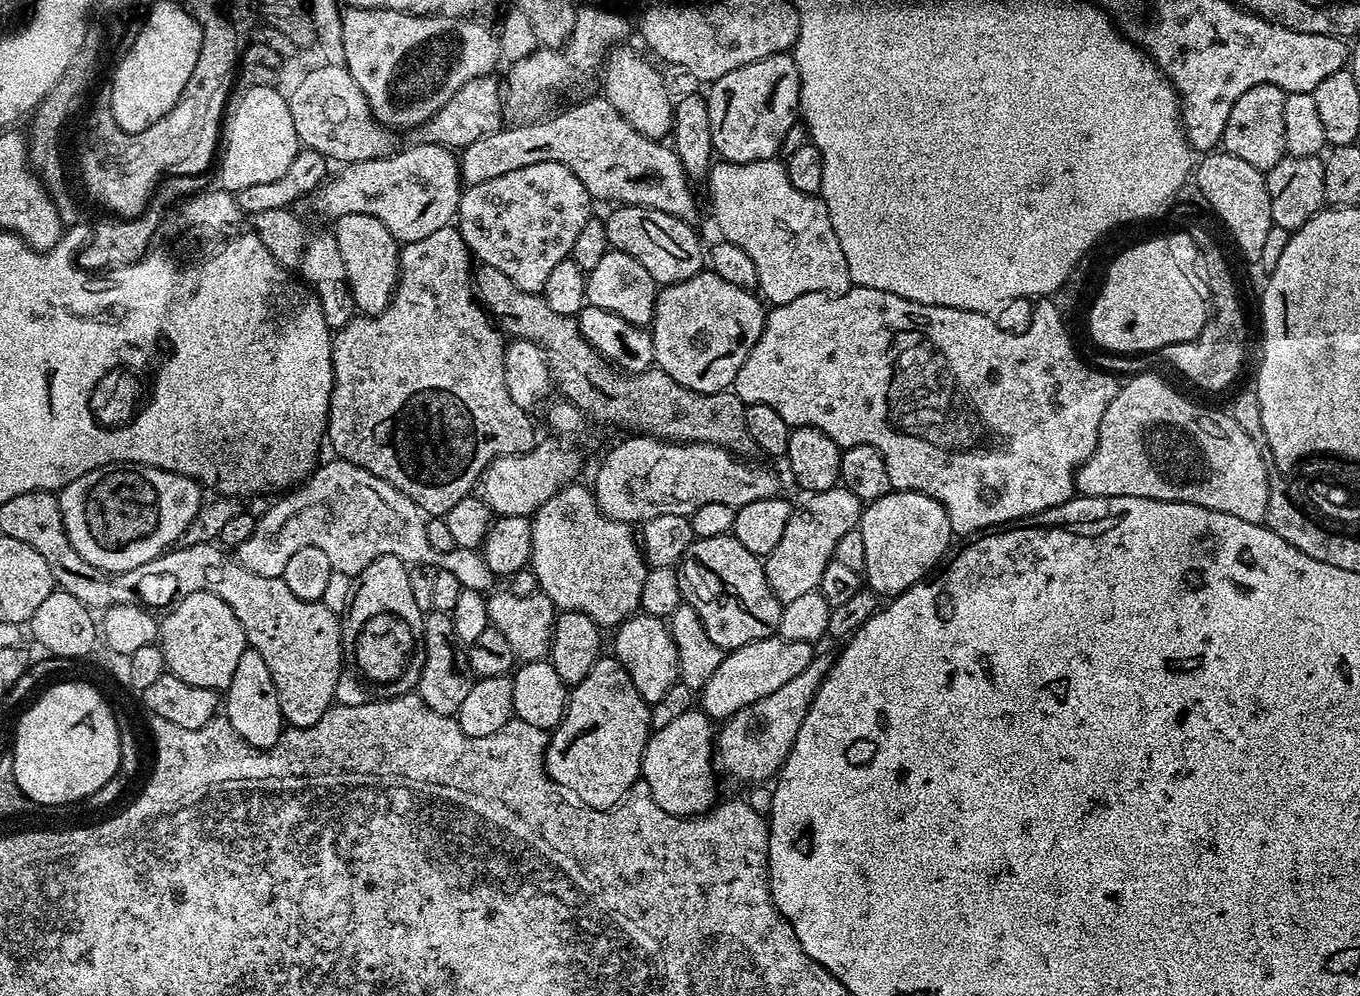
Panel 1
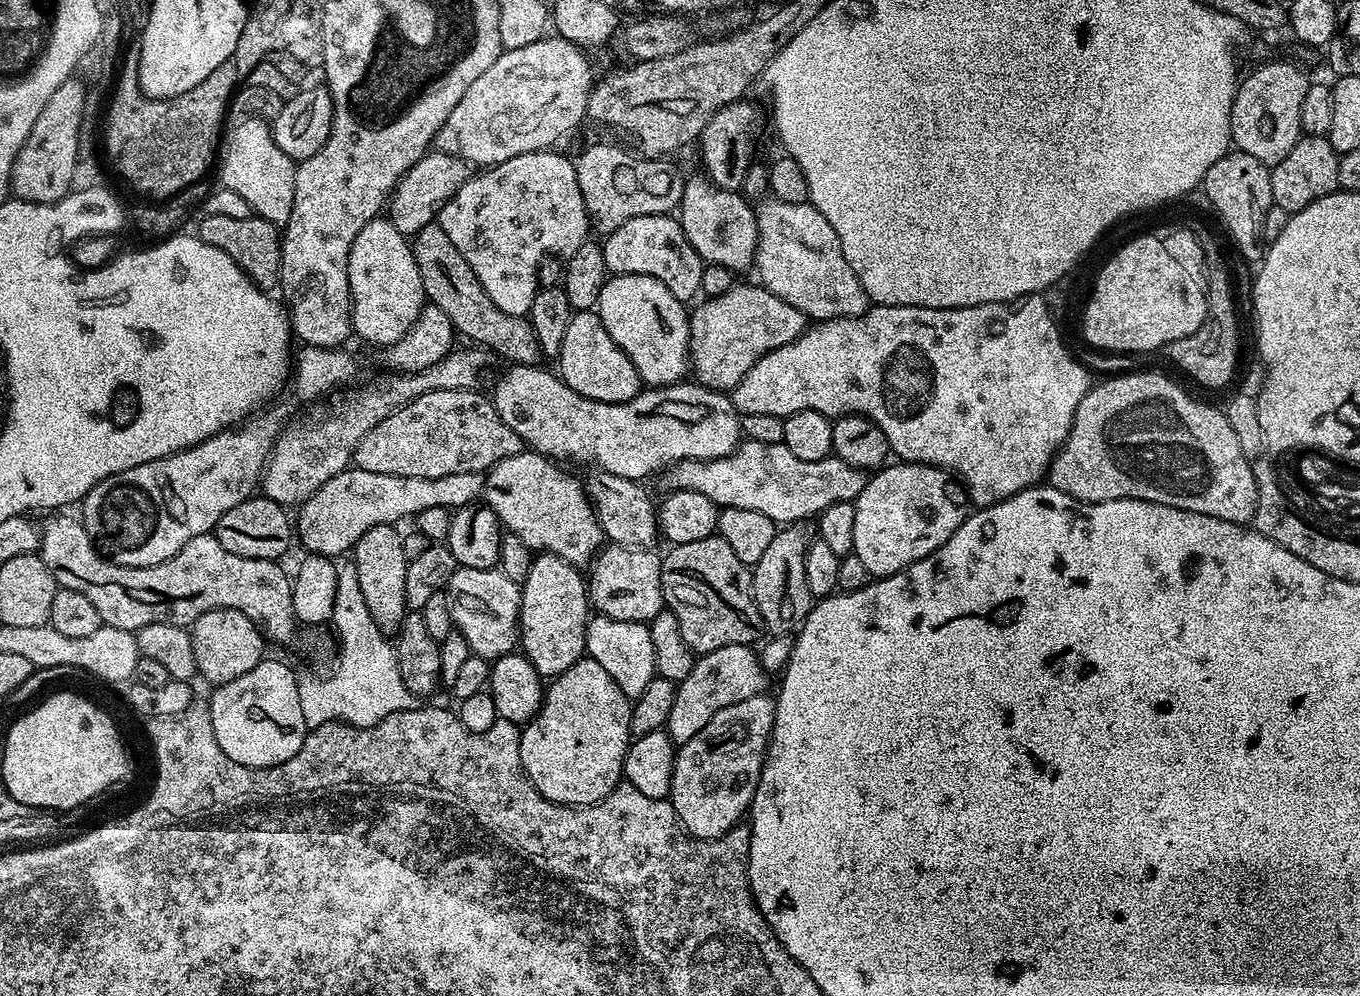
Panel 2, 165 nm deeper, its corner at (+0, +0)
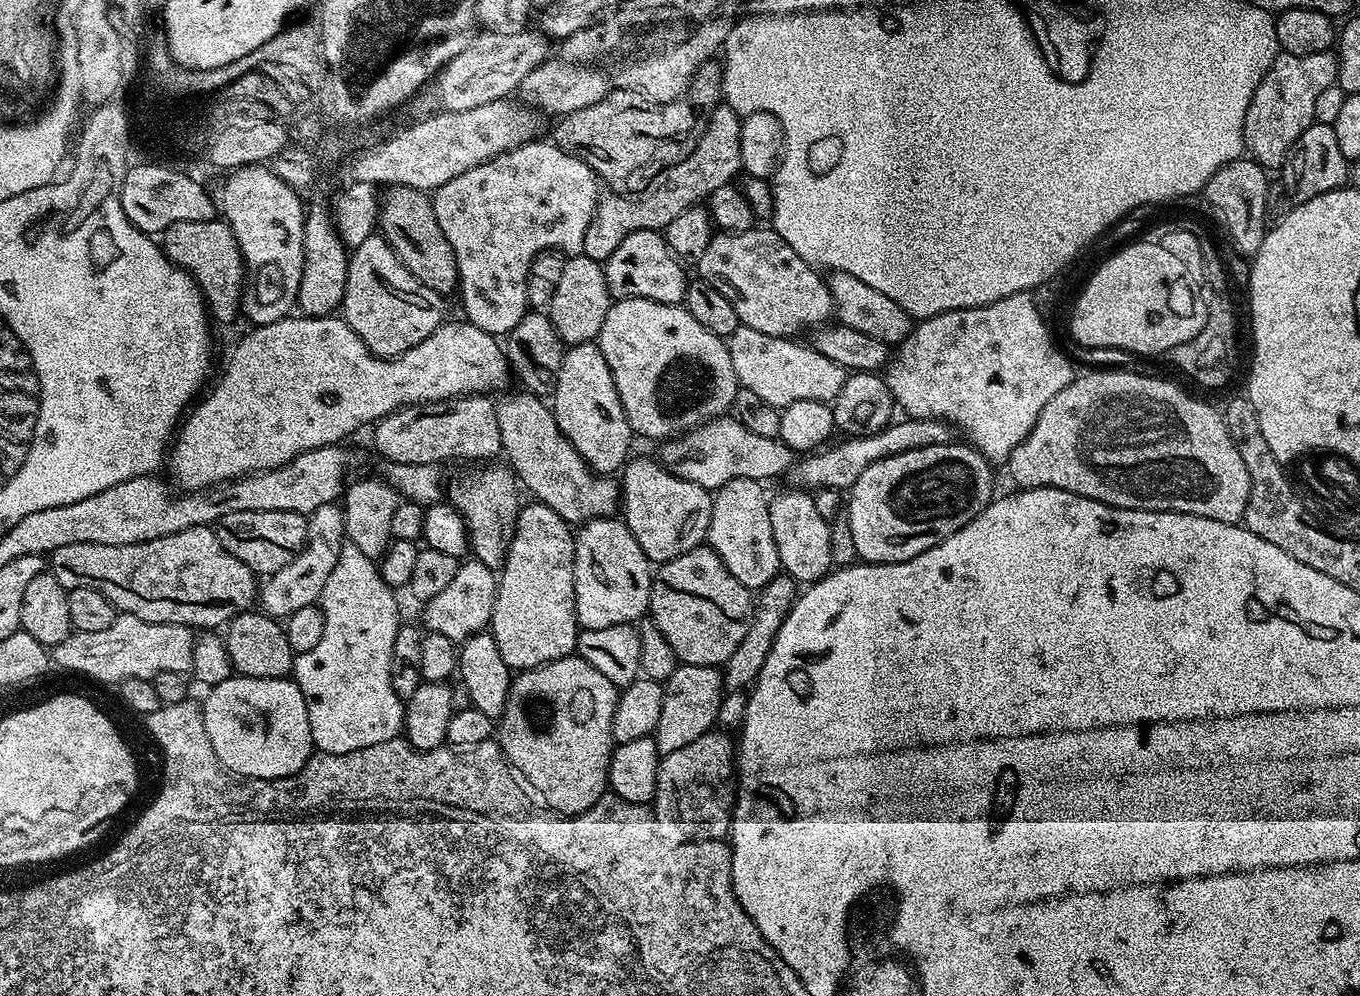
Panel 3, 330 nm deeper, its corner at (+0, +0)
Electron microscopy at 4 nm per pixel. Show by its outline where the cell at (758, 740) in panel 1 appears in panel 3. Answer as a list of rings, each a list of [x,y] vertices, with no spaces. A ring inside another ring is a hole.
[[[713,730],[698,737],[682,750],[663,753],[658,766],[654,815],[658,834],[668,844],[695,844],[698,840],[724,840],[732,827],[732,806],[736,802],[734,761],[737,745],[724,732]]]

